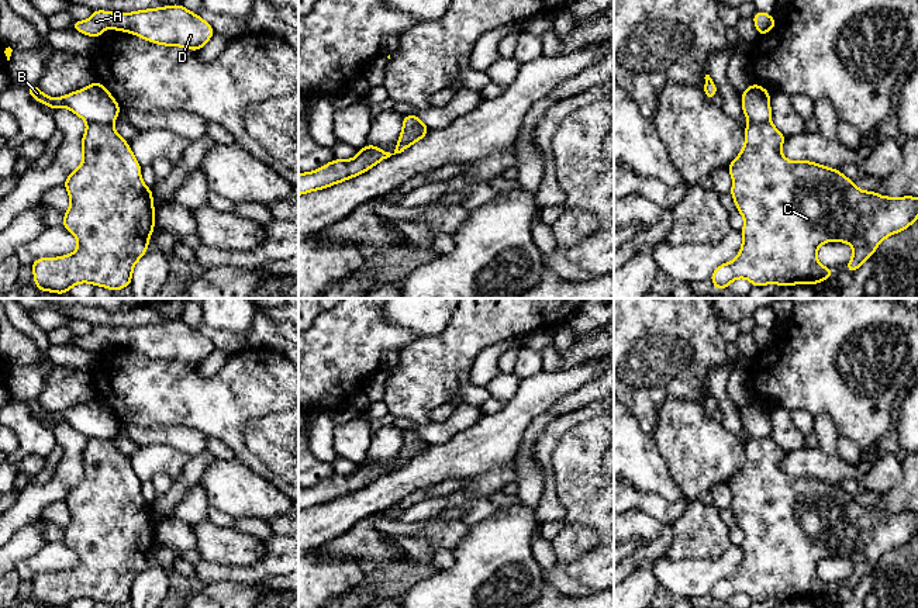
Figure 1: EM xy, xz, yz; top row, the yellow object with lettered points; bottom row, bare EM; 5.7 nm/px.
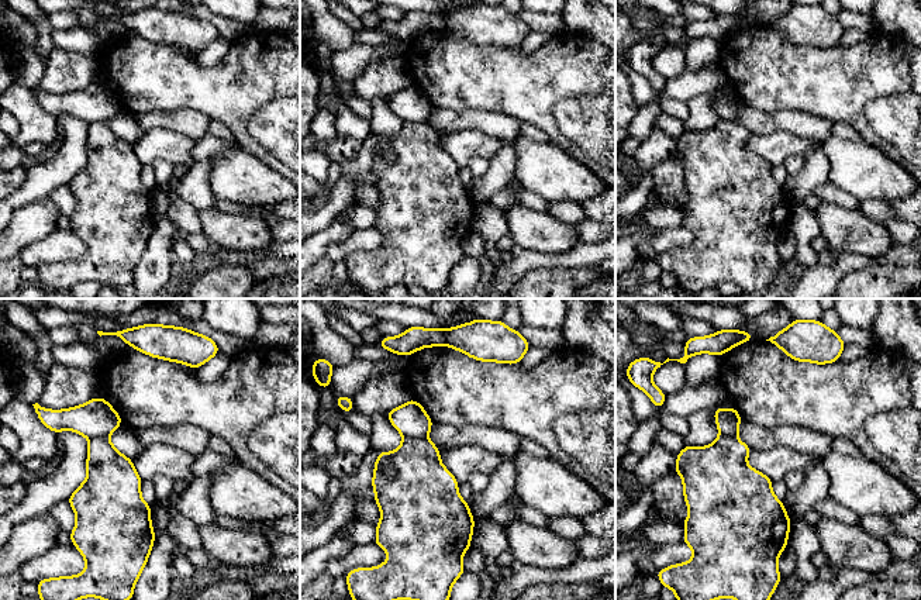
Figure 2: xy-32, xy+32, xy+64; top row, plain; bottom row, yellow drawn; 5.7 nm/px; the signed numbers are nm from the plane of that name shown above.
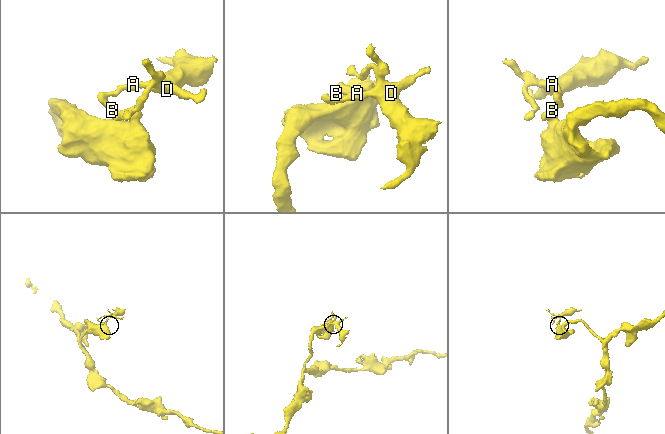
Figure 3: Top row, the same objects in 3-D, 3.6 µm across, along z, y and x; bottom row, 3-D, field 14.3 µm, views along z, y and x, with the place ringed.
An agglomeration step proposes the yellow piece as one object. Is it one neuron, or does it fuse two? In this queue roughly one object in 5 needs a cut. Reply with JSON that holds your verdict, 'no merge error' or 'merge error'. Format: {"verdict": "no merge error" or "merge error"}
{"verdict": "merge error"}

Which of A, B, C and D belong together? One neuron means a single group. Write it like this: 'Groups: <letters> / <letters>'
Groups: A B D / C

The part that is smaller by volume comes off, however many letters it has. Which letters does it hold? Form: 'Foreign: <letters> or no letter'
Foreign: A, B, D

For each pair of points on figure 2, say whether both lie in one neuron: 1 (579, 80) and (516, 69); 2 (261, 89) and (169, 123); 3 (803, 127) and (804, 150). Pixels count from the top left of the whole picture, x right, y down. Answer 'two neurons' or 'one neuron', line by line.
1: one neuron
2: two neurons
3: two neurons

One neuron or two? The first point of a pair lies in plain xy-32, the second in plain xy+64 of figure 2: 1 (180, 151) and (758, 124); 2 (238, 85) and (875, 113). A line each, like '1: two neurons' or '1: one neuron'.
1: two neurons
2: two neurons

